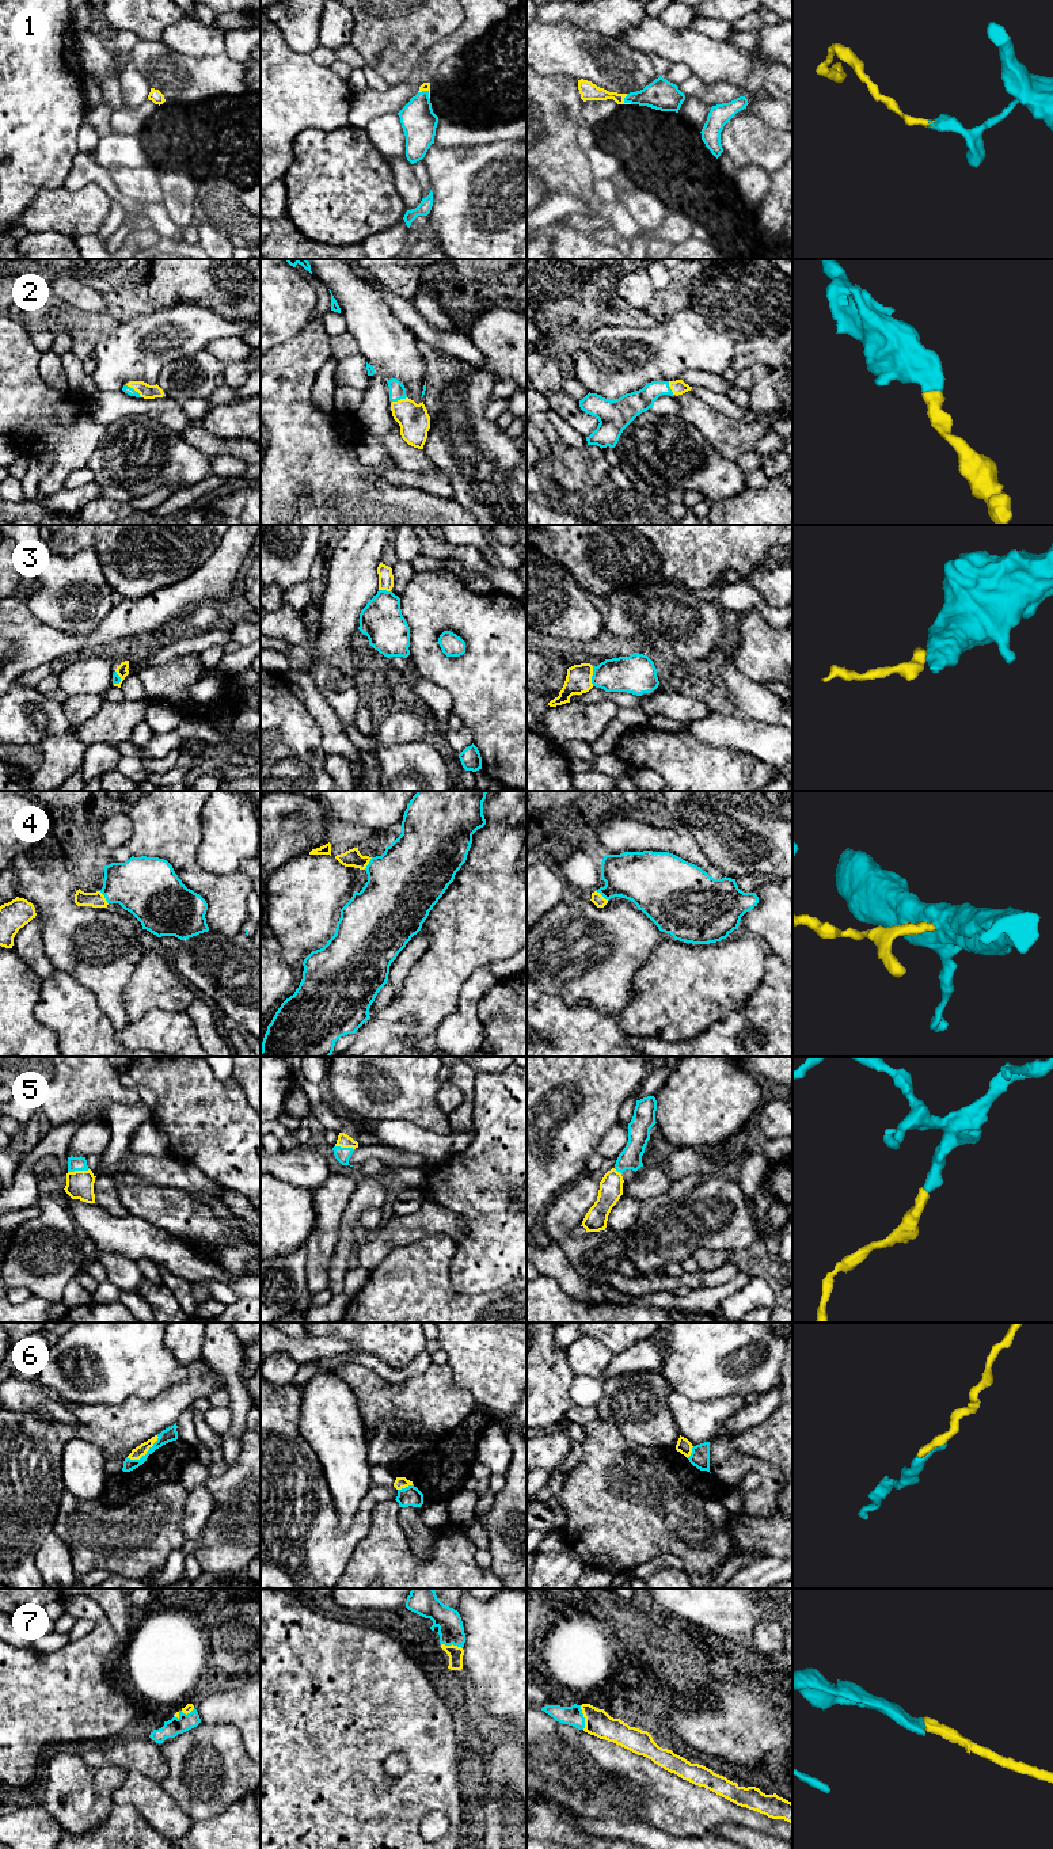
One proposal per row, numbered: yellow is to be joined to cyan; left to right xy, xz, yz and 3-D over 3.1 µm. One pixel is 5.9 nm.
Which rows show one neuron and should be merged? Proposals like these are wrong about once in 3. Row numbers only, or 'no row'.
1, 2, 4, 5, 6, 7

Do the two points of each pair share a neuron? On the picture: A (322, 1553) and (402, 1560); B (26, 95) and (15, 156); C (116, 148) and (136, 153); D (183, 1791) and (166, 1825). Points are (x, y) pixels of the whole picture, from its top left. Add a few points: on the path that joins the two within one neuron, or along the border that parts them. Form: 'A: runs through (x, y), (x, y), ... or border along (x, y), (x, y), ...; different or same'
A: border along (369, 1529), (356, 1545), (341, 1574); different
B: runs through (15, 110), (15, 141); same
C: runs through (121, 149), (130, 153); same
D: border along (159, 1783), (193, 1821); different

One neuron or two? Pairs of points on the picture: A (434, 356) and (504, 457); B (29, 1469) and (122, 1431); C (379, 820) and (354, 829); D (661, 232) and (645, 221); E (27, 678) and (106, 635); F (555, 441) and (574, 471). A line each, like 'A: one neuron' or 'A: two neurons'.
A: one neuron
B: one neuron
C: two neurons
D: two neurons
E: two neurons
F: one neuron

